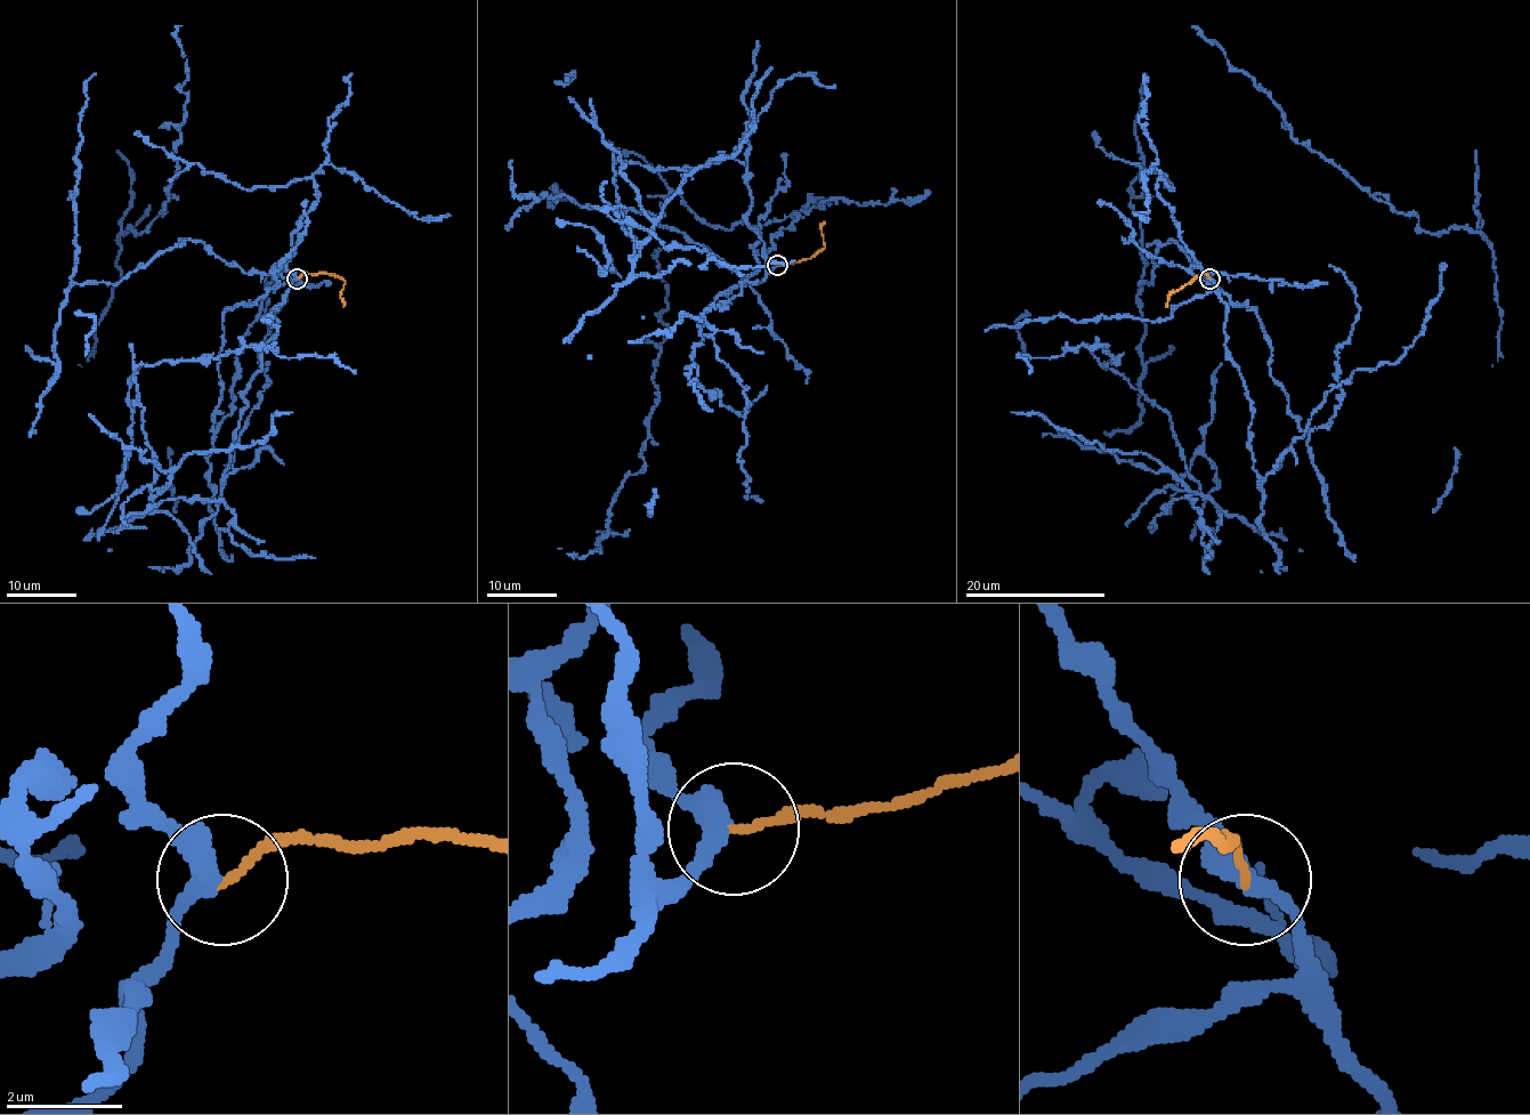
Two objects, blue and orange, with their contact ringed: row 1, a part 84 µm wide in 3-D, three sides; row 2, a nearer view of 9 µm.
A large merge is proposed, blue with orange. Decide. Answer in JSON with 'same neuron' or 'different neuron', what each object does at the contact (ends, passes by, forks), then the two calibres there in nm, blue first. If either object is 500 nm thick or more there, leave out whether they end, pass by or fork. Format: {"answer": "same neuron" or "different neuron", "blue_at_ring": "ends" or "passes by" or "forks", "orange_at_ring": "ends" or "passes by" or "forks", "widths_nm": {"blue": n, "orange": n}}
{"answer": "different neuron", "blue_at_ring": "passes by", "orange_at_ring": "ends", "widths_nm": {"blue": 340, "orange": 130}}

